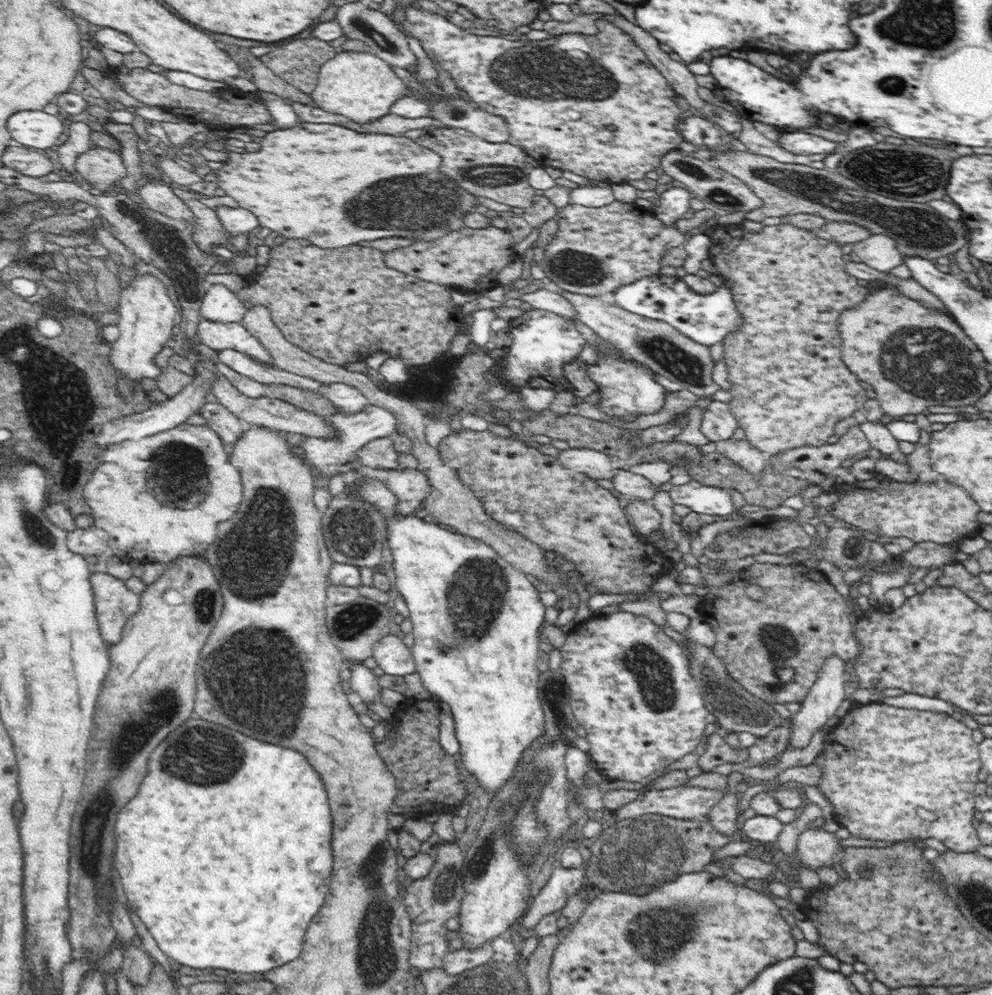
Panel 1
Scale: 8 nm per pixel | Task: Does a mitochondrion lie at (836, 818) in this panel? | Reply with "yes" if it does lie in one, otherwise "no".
no

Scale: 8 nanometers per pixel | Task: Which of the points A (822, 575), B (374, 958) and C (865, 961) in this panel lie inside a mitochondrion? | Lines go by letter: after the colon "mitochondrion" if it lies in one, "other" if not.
A: other
B: mitochondrion
C: other

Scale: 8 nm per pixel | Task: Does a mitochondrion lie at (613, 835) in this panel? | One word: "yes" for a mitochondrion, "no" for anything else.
yes

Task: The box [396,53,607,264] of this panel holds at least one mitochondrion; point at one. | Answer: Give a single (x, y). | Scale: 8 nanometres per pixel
(487, 173)

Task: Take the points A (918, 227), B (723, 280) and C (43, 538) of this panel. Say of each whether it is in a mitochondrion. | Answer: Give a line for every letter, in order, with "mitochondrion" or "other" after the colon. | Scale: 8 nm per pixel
A: mitochondrion
B: other
C: mitochondrion

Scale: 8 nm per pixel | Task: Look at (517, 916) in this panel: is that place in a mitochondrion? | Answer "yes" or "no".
no

